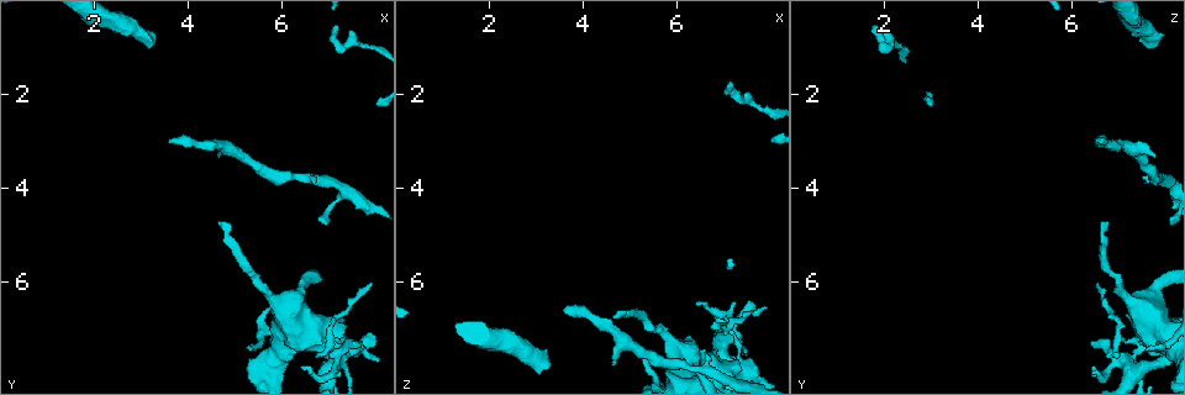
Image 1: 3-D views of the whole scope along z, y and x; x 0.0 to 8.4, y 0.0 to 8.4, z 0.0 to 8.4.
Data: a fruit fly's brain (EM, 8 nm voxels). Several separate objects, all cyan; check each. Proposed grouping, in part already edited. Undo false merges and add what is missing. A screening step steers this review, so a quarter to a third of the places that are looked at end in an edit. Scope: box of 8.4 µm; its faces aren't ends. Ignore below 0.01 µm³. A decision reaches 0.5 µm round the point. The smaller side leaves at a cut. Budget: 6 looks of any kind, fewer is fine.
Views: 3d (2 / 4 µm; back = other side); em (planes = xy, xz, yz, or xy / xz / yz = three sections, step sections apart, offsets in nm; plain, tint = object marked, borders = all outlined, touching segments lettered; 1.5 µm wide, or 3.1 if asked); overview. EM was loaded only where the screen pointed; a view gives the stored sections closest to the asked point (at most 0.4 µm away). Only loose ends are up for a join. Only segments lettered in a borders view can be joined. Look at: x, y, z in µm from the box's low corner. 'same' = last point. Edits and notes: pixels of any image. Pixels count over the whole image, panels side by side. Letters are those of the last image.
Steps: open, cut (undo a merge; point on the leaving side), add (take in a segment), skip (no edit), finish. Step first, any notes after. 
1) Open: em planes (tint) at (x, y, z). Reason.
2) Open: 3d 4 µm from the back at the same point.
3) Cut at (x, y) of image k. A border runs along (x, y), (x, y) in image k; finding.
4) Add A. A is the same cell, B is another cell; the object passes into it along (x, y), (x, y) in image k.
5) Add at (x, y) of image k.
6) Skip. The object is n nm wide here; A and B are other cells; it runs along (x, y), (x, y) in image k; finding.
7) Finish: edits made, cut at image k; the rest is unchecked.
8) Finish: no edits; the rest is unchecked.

Open: 3d 4 µm at (7.90, 6.05, 6.55). Tapers out.

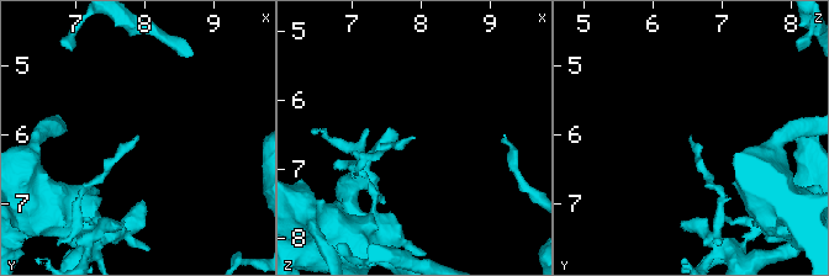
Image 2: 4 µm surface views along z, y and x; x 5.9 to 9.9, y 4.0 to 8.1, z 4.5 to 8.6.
Open: em xy step 4 (tint) at (7.90, 6.00, 6.60). Shape alone is not enough.

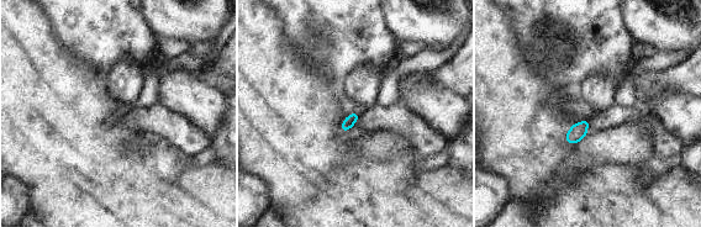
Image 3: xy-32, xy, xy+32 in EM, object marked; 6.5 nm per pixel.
Open: em planes (borders) at the same point.

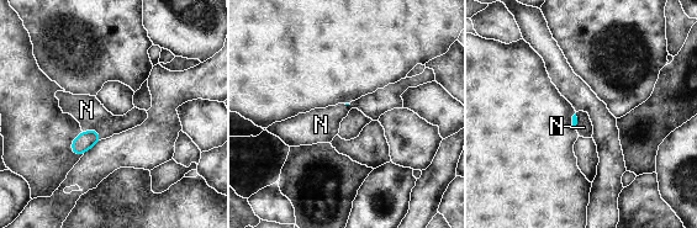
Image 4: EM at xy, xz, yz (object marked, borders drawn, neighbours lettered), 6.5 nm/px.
Skip. N is another cell; a border runs along (83, 131), (95, 130), (100, 139) in image 4; no lettered segment goes on from it.

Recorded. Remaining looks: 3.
Open: em xz step 8 (plain) at (7.15, 7.70, 7.10). Thick turns thin.

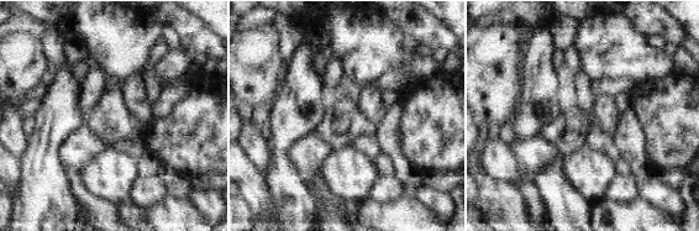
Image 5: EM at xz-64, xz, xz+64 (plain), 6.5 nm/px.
Open: em xz step 8 (borders) at the same point. See the neighbours.

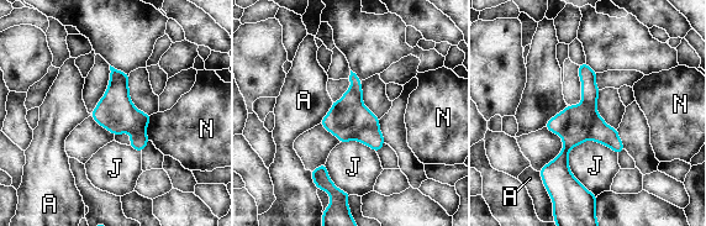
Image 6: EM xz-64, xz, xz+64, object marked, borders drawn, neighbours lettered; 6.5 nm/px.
Cut at (573, 124) of image 6. The object is 240 nm wide here; A, J and N are other cells; a border runs along (580, 105), (590, 116), (589, 137) in image 6; two neurons meet here.

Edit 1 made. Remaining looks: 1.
Open: em planes (borders) at (3.15, 1.05, 7.55). Branch stops here.

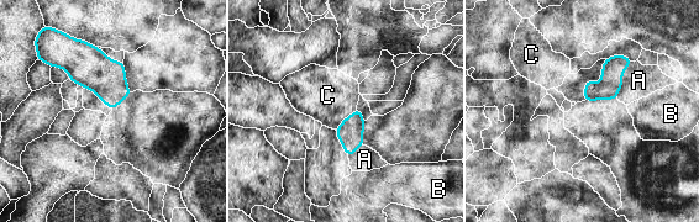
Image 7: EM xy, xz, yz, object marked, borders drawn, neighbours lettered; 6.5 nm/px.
Add A. The longest contact is with A, 260 nm; A is the same cell, B and C are other cells; the neuron continues.

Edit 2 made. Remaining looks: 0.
Finish: edits made, cut at image 6, add at image 7; the rest is unchecked.

